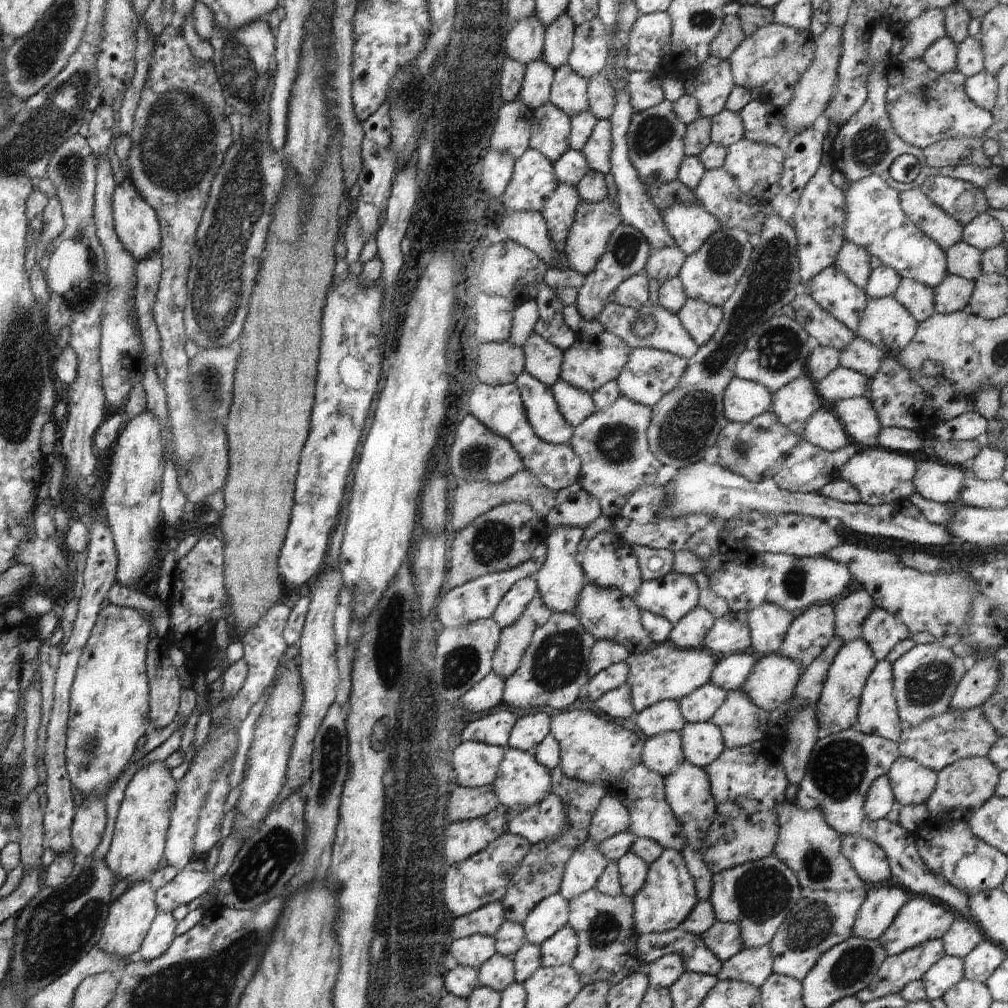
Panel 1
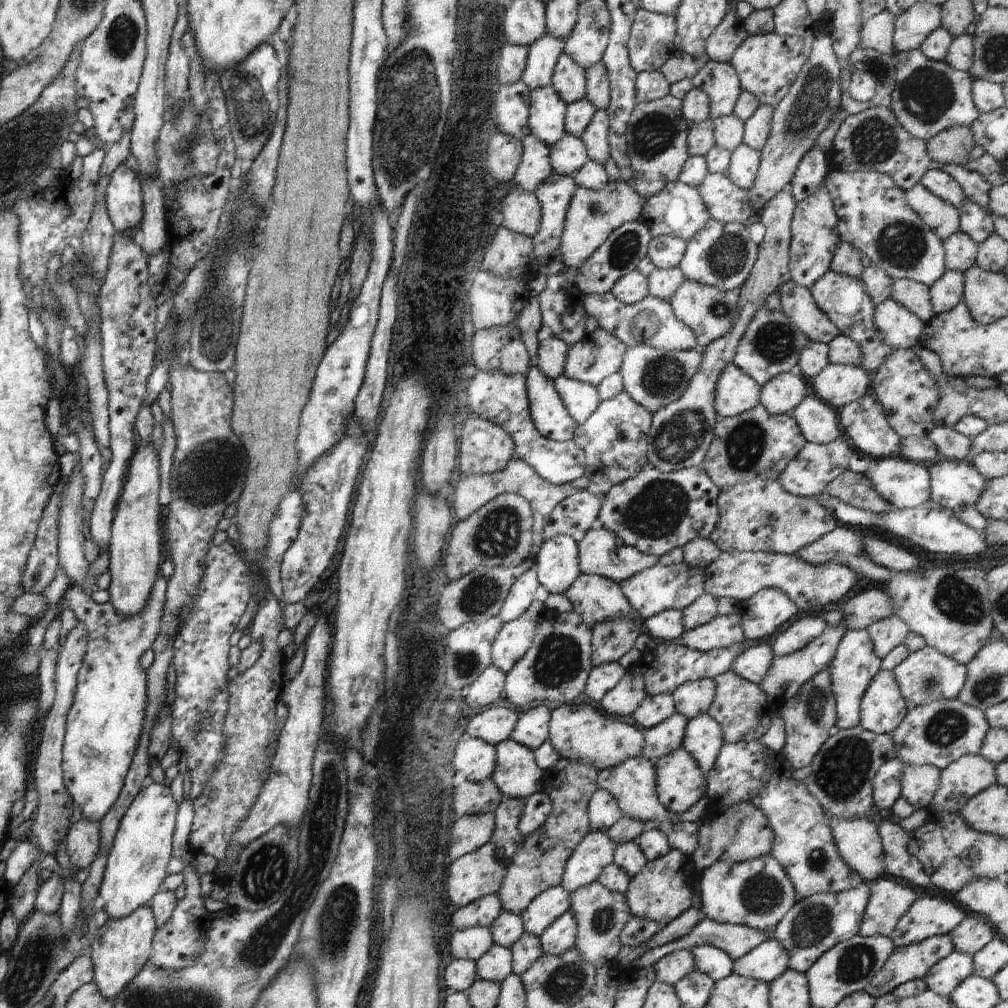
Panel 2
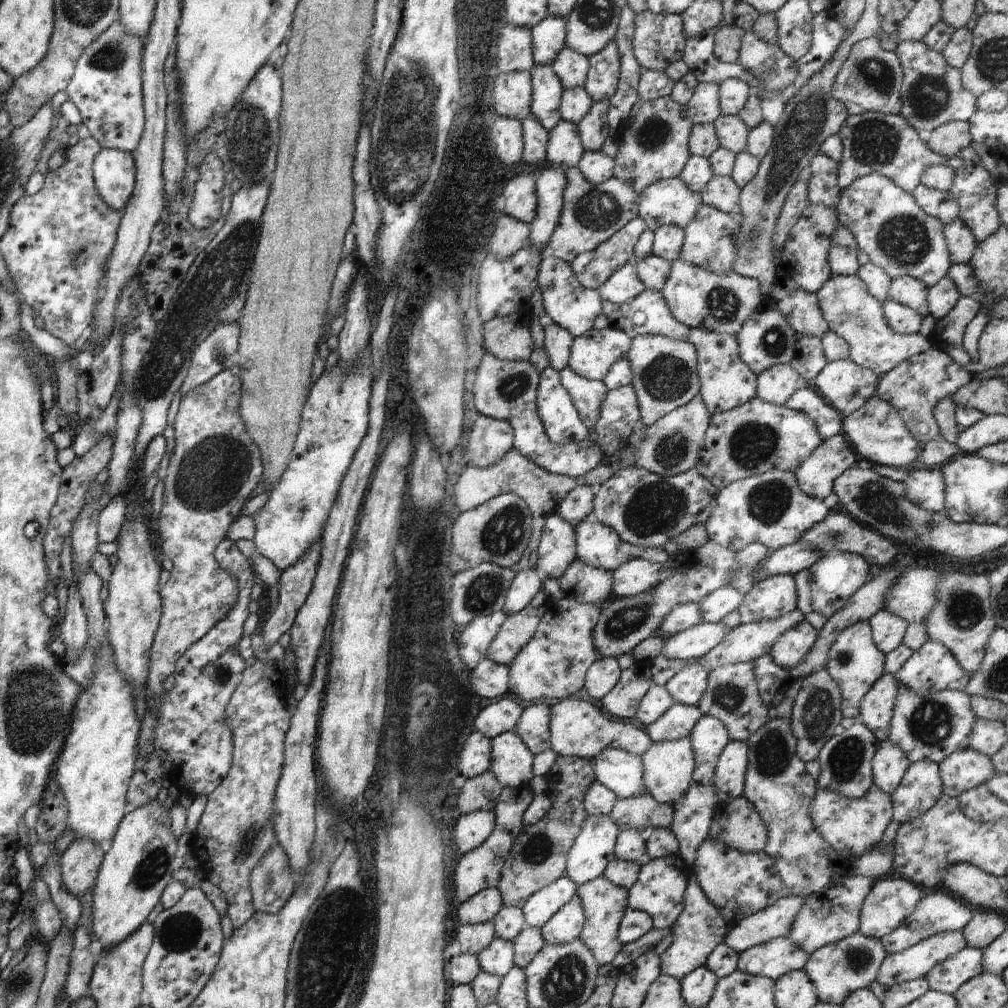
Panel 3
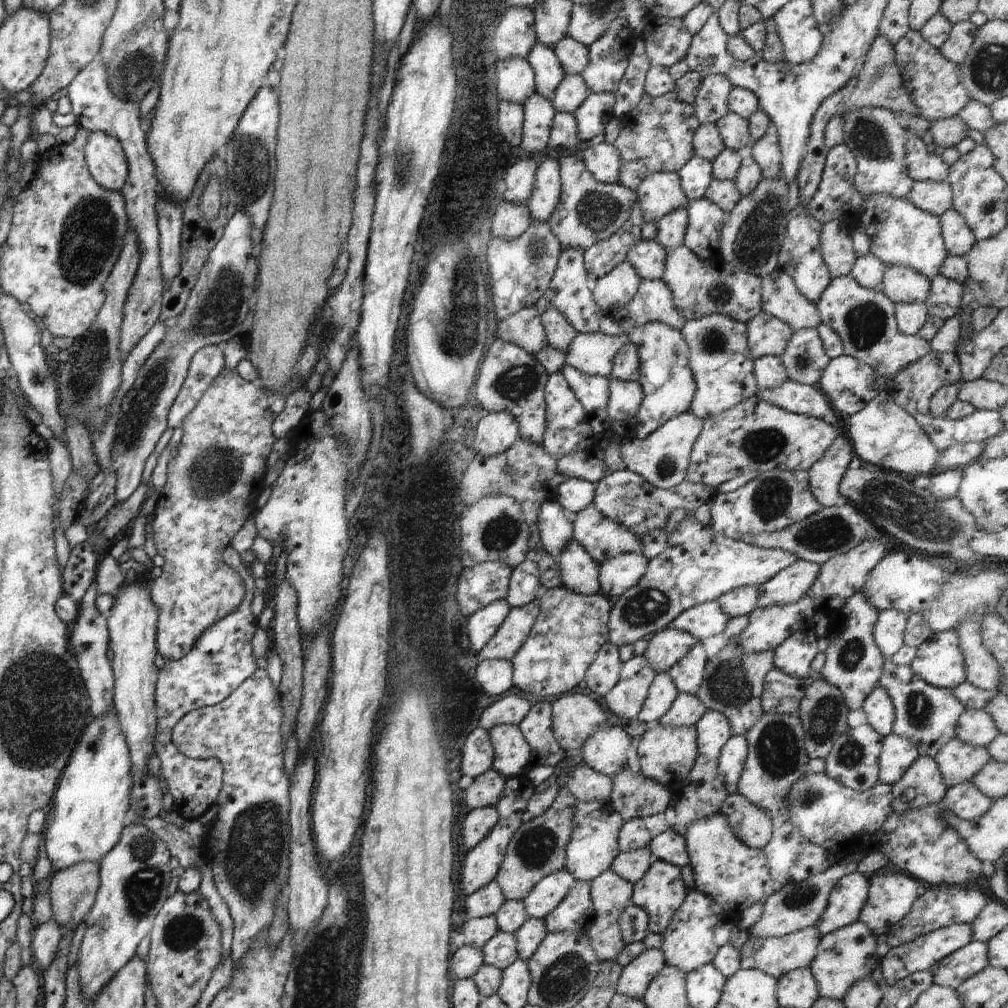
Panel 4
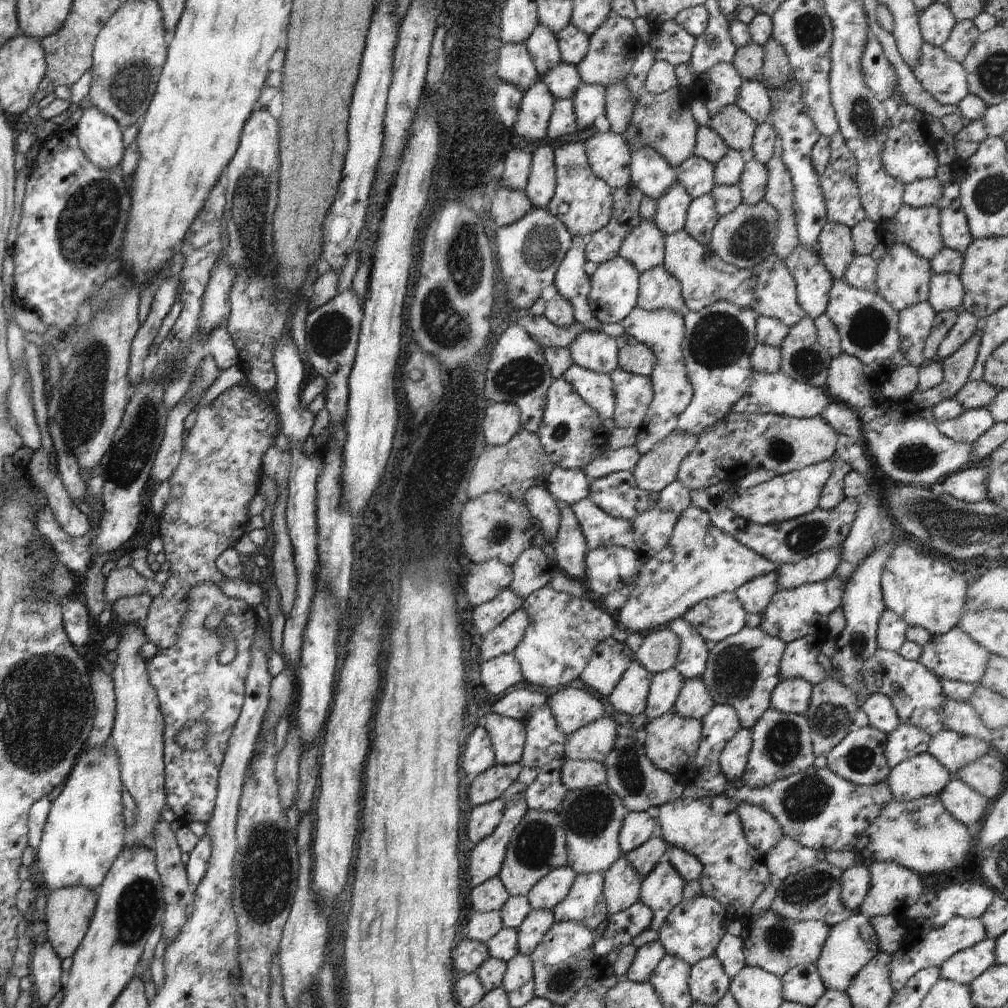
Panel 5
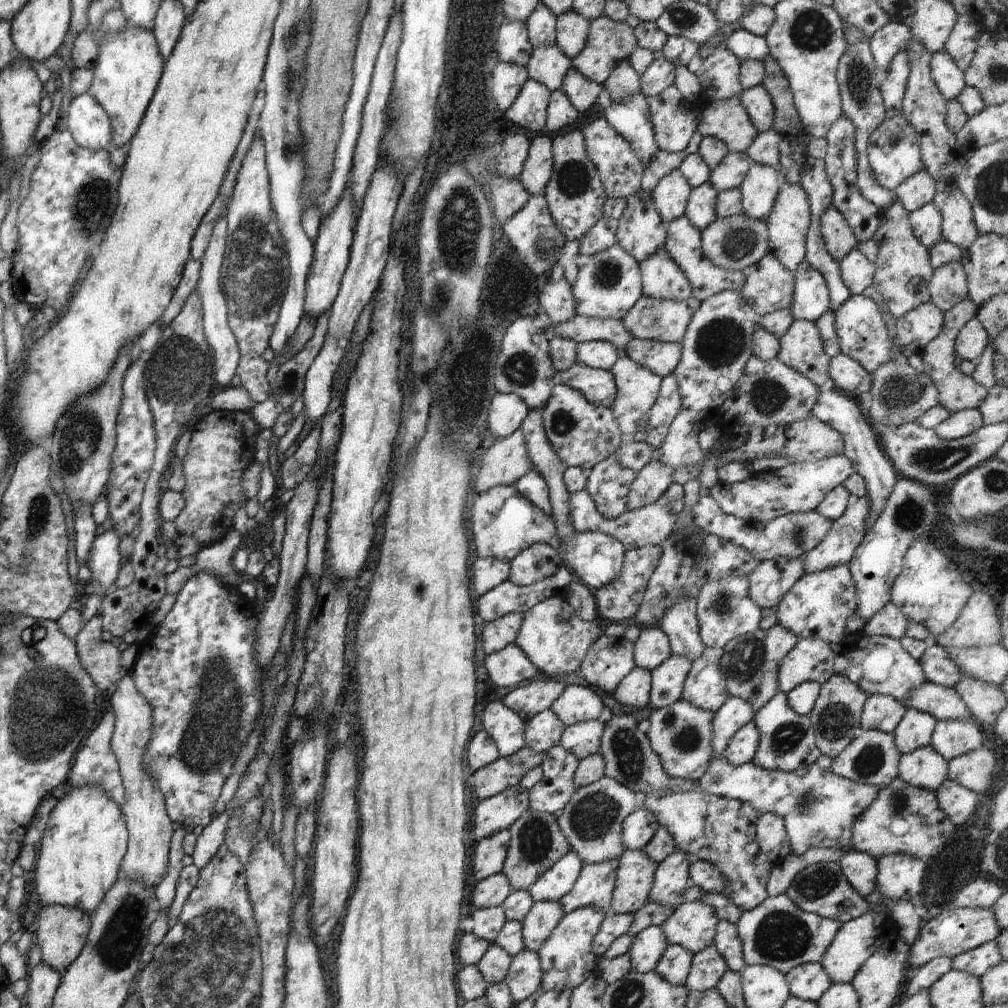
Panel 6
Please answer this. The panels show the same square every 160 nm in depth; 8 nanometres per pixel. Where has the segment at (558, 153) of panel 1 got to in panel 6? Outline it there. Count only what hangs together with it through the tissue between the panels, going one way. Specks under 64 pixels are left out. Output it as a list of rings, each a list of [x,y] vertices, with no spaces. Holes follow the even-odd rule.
[[[538,3],[525,25],[530,44],[534,49],[556,44],[557,18],[542,3]]]

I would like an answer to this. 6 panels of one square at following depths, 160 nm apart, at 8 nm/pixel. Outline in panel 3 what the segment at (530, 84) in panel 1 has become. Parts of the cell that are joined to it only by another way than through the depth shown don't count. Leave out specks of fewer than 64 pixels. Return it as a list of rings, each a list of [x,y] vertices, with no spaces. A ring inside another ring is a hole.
[[[548,15],[530,29],[533,40],[534,67],[552,64],[565,47],[566,19]]]

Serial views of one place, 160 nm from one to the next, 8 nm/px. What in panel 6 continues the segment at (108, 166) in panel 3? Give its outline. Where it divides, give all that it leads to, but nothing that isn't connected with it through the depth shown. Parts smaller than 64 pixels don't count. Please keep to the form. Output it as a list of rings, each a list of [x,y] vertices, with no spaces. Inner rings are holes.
[[[88,93],[77,96],[68,108],[68,127],[78,146],[111,152],[113,132],[109,116]]]

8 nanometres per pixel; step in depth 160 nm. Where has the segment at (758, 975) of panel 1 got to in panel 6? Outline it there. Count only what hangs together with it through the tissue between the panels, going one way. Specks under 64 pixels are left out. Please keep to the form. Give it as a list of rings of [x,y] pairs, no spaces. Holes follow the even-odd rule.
[[[784,894],[766,897],[756,908],[743,912],[736,928],[747,965],[766,965],[786,974],[804,963],[820,963],[841,924],[801,911]]]

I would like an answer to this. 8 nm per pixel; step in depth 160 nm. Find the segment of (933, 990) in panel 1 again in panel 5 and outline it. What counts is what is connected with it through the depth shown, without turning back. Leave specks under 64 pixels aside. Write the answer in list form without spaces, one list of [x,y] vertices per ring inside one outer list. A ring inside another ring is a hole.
[[[984,939],[948,957],[939,966],[939,978],[969,985],[992,964],[996,965],[995,939]]]

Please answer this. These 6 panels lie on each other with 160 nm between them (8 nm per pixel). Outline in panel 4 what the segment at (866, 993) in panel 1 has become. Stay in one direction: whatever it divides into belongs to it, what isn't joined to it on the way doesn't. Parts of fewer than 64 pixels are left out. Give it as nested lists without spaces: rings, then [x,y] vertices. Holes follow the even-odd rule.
[[[968,923],[942,927],[924,936],[916,937],[906,944],[890,949],[881,958],[878,967],[882,970],[883,978],[887,984],[893,985],[896,981],[906,978],[909,974],[918,971],[929,971],[939,960],[966,946],[972,940],[972,929]]]

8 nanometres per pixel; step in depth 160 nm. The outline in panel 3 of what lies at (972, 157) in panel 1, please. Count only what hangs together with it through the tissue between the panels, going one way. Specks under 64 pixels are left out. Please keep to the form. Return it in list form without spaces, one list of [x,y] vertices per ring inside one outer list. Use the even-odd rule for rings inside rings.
[[[967,121],[944,123],[931,132],[927,145],[939,155],[959,156],[959,152],[973,141]]]

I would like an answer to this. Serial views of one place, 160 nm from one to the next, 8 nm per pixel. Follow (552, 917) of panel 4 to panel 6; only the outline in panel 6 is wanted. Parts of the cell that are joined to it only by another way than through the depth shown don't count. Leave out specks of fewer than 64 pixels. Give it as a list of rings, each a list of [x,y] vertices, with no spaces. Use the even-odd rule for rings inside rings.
[[[606,861],[582,867],[574,886],[560,900],[563,914],[579,908],[595,907],[605,914],[610,912],[615,887],[615,870],[618,861]]]

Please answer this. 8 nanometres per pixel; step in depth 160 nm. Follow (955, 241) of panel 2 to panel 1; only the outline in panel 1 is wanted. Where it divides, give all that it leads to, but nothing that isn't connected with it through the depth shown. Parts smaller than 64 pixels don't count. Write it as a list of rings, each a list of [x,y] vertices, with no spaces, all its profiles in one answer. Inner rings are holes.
[[[958,241],[945,250],[947,272],[975,281],[981,274],[982,251],[966,241]]]

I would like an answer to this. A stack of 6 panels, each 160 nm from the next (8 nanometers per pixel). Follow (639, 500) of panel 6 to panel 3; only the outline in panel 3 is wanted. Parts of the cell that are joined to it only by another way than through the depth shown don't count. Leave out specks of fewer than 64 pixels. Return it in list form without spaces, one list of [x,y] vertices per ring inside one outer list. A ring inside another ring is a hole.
[[[698,394],[689,403],[671,410],[647,428],[646,440],[639,444],[638,454],[635,456],[635,466],[663,477],[694,469],[710,421],[711,415]]]

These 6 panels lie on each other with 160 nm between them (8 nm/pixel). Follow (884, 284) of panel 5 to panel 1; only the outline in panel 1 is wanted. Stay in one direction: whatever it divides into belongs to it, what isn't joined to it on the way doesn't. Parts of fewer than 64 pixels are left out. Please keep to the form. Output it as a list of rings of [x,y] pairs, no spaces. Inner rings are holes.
[[[901,279],[893,297],[906,308],[917,323],[929,319],[935,313],[935,298],[932,287],[917,280]]]

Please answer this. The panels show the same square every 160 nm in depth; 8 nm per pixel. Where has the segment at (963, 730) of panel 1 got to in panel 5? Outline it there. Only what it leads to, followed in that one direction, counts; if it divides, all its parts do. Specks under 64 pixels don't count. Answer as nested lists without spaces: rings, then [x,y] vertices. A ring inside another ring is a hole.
[[[877,648],[875,655],[863,665],[862,680],[869,694],[880,693],[891,698],[898,713],[899,722],[926,731],[931,738],[945,728],[939,709],[947,696],[941,689],[939,678],[931,673],[920,660],[909,661],[894,651]]]

